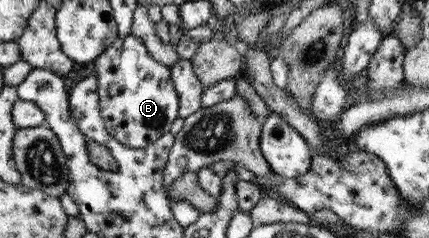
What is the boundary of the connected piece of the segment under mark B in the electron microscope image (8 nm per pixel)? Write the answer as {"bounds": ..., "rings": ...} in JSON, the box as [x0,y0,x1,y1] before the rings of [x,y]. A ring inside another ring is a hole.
{"bounds":[92,34,179,149],"rings":[[[132,34],[125,38],[118,36],[113,44],[94,60],[92,74],[97,78],[96,92],[104,126],[114,140],[124,146],[140,149],[155,143],[161,136],[170,132],[172,123],[179,117],[179,100],[171,80],[171,69],[149,55],[141,38]]]}

